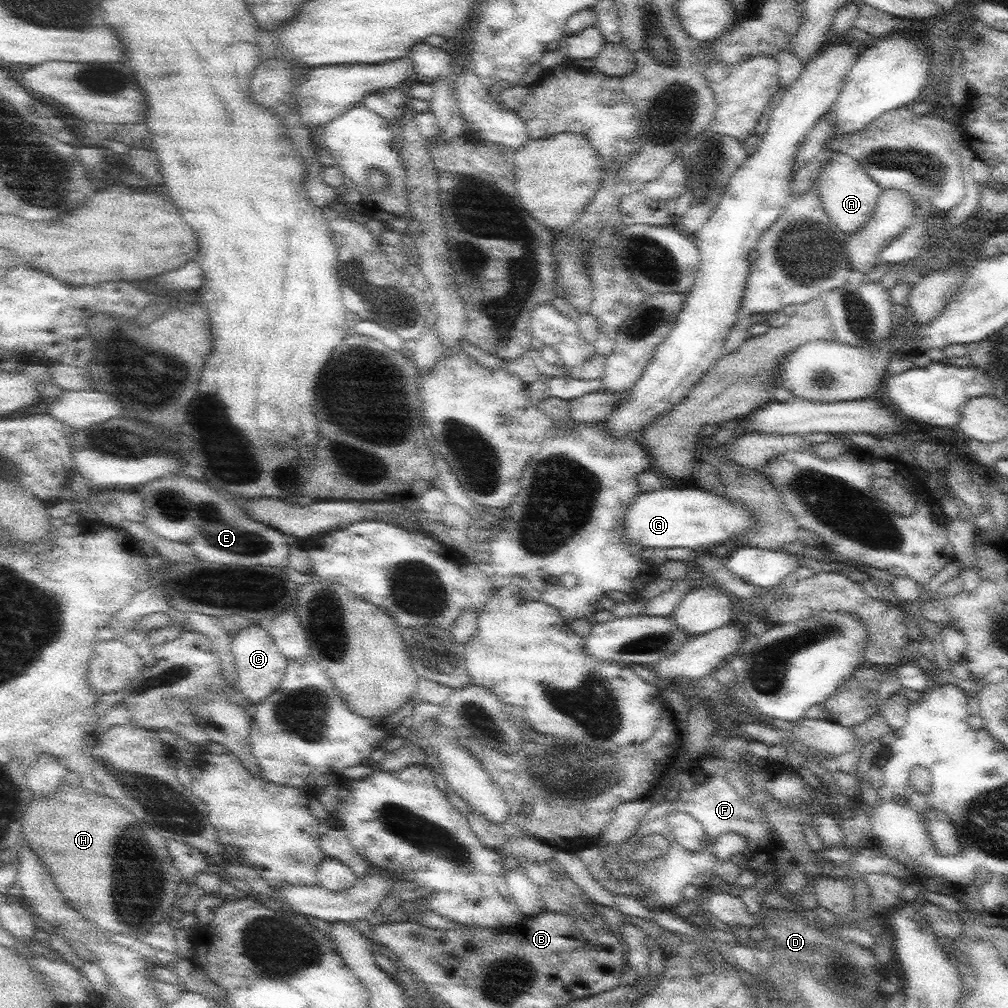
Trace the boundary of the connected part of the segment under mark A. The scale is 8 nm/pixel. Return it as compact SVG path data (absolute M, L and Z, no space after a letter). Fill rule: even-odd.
M838 153L832 157L832 160L824 166L824 172L820 172L815 184L820 193L820 201L824 205L824 211L828 213L832 223L848 235L862 232L862 228L872 220L883 192L855 158L845 153Z

